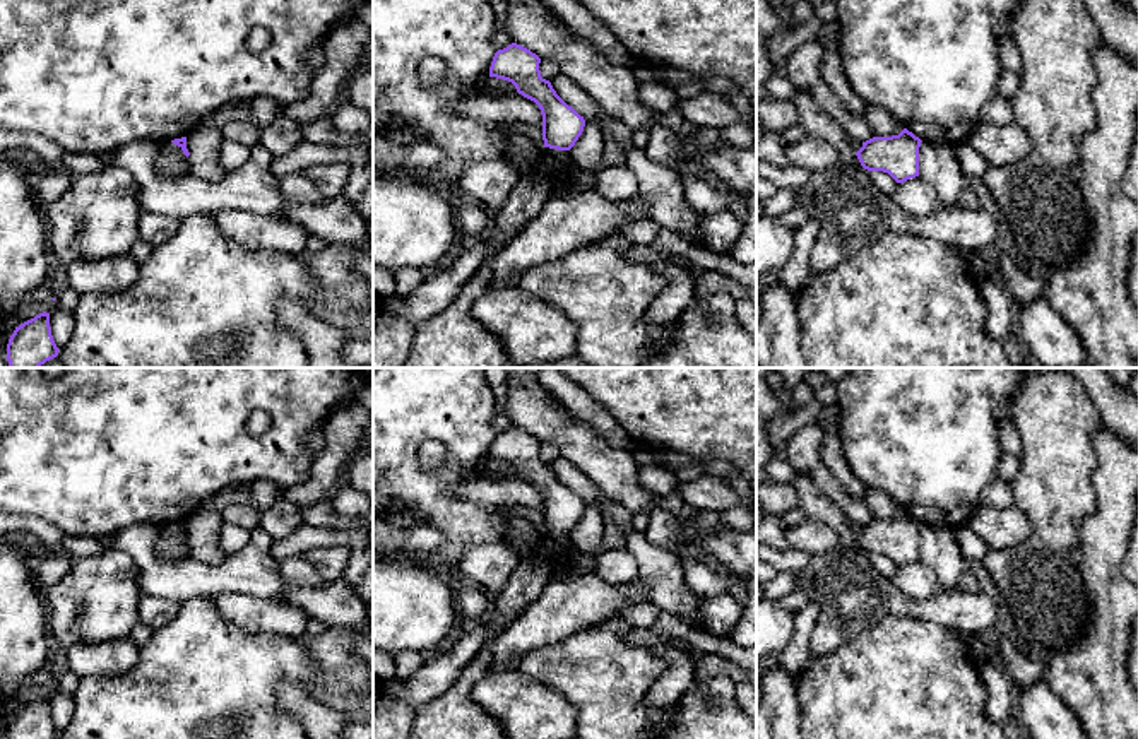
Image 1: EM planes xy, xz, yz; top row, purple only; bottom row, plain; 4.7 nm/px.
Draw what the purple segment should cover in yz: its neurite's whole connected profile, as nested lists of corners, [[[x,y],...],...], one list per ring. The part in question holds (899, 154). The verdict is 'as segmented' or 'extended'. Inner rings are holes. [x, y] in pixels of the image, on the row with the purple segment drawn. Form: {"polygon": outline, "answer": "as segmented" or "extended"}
{"polygon": [[[904,128],[898,135],[873,137],[856,152],[868,171],[888,173],[897,183],[919,176],[921,139]]], "answer": "as segmented"}

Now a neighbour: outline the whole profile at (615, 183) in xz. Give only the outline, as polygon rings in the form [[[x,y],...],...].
[[[626,166],[608,168],[597,171],[592,190],[611,202],[621,202],[635,197],[638,181]]]

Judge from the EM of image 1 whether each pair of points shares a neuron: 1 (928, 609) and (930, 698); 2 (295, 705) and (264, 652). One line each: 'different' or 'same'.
1: different
2: different

